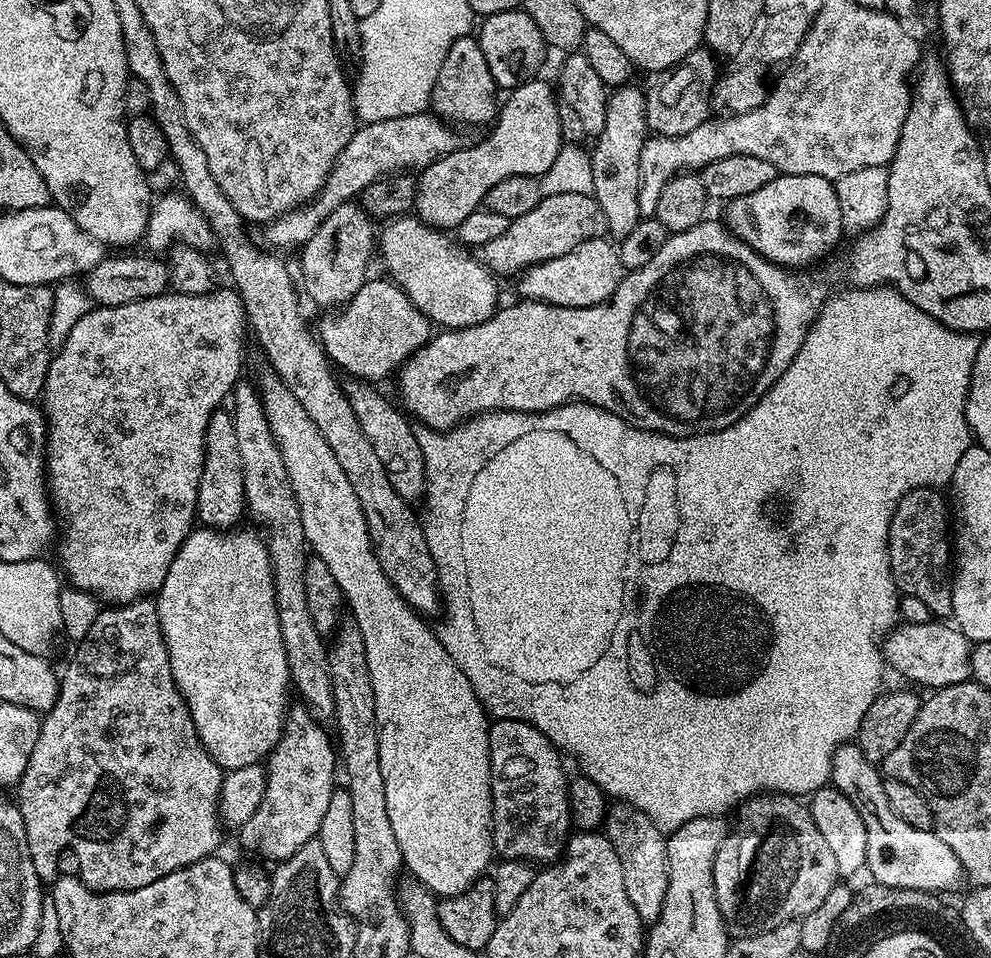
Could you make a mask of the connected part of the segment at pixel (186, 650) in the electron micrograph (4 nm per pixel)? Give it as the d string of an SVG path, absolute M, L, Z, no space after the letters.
M200 526L189 532L154 596L176 689L186 702L202 746L221 770L260 764L279 742L290 708L290 673L278 622L272 560L261 533L244 527L227 532Z

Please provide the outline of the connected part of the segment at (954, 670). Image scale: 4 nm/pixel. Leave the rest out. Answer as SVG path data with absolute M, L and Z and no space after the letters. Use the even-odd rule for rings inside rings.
M948 622L931 624L897 623L882 641L884 662L889 669L901 672L908 680L927 690L961 684L972 675L973 645ZM949 624L949 625L948 625Z

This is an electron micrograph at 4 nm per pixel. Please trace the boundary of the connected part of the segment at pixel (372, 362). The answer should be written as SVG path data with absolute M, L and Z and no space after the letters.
M369 278L362 290L358 290L358 294L354 294L354 298L350 298L350 302L339 309L338 314L329 315L332 316L329 320L321 322L320 334L318 330L318 343L328 360L337 369L345 368L348 371L345 373L357 380L381 382L391 372L393 375L423 344L428 343L434 332L433 325L412 305L407 294L392 283L391 279L383 279Z

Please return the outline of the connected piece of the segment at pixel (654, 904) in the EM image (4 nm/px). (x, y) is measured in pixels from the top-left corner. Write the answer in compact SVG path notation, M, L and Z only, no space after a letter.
M616 802L613 805L613 808L611 805L607 809L602 832L607 836L610 846L614 846L614 850L618 854L618 862L622 862L622 879L626 881L626 895L630 897L630 902L634 902L634 910L638 910L640 921L646 926L650 926L662 912L662 902L666 898L666 882L668 881L666 846L668 841L665 833L660 832L658 826L654 826L654 822L650 822L650 818L646 818L646 814L642 814L642 810L623 802Z

